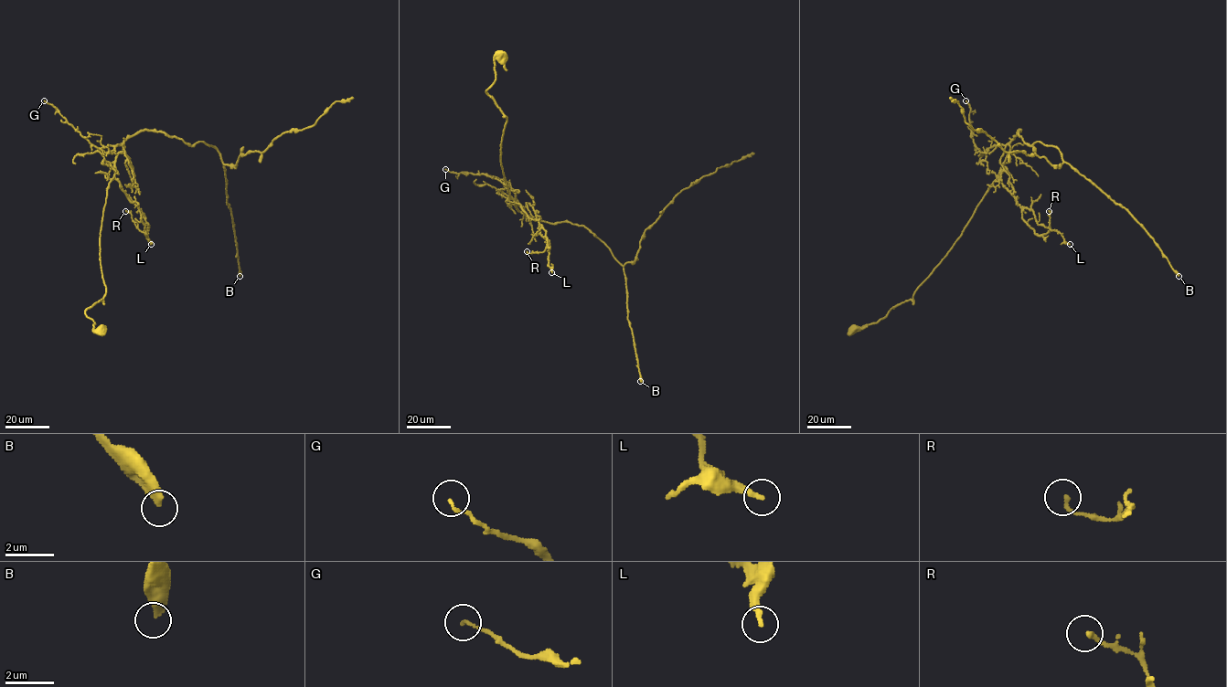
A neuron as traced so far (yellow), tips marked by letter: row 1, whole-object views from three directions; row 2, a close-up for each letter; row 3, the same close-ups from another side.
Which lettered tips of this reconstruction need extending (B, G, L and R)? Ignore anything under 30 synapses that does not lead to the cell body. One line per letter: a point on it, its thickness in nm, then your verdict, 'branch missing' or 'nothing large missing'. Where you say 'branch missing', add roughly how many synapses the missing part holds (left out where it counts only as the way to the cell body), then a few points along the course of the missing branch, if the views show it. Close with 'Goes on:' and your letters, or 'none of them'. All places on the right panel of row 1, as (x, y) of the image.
B: (1178, 276) | 380 nm | branch missing | 70 syn
G: (965, 100) | 100 nm | nothing large missing
L: (1070, 244) | 240 nm | nothing large missing
R: (1049, 211) | 170 nm | nothing large missing
Goes on: B

